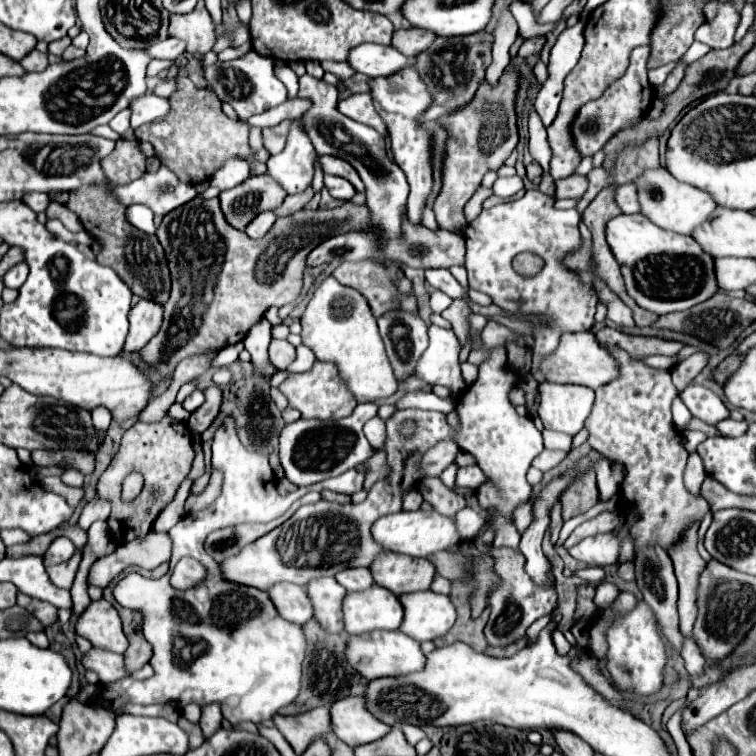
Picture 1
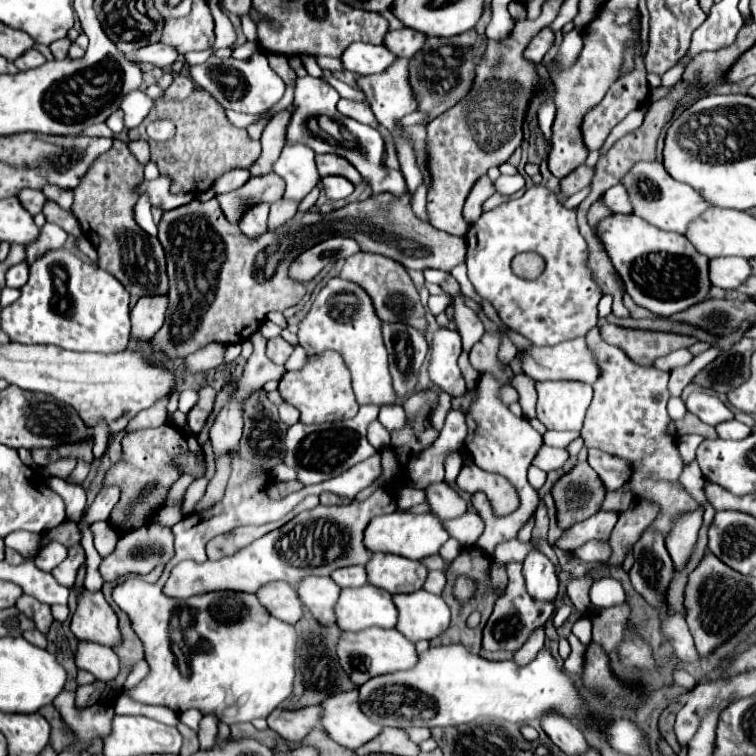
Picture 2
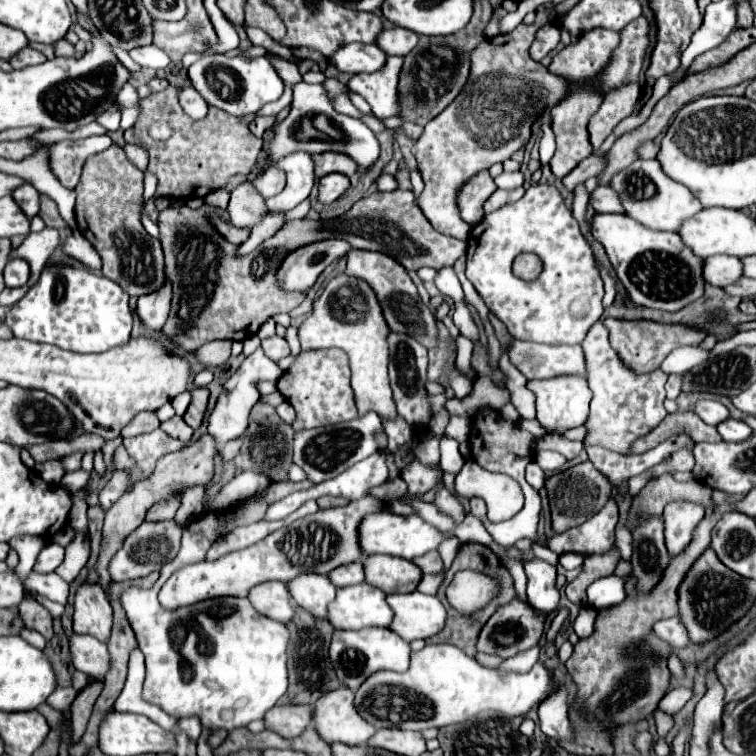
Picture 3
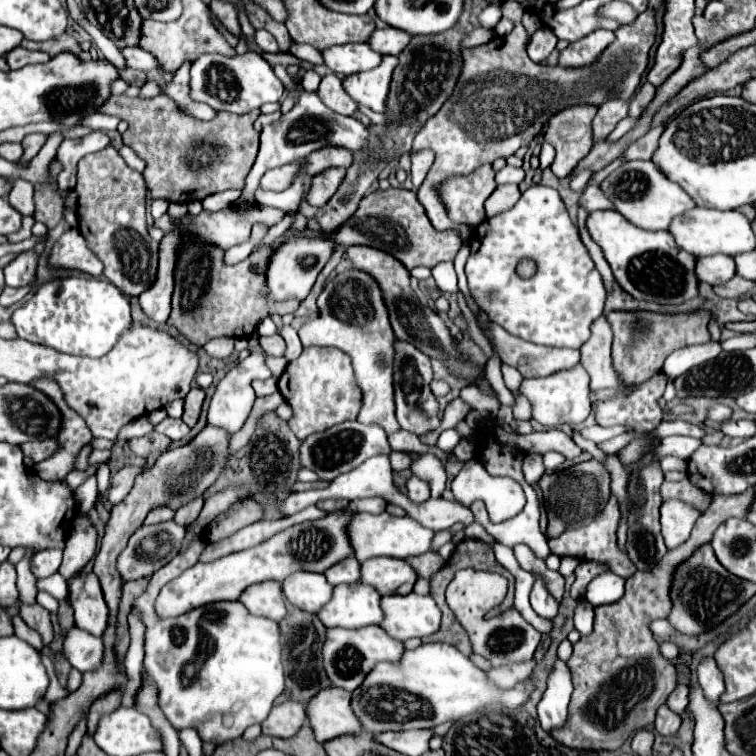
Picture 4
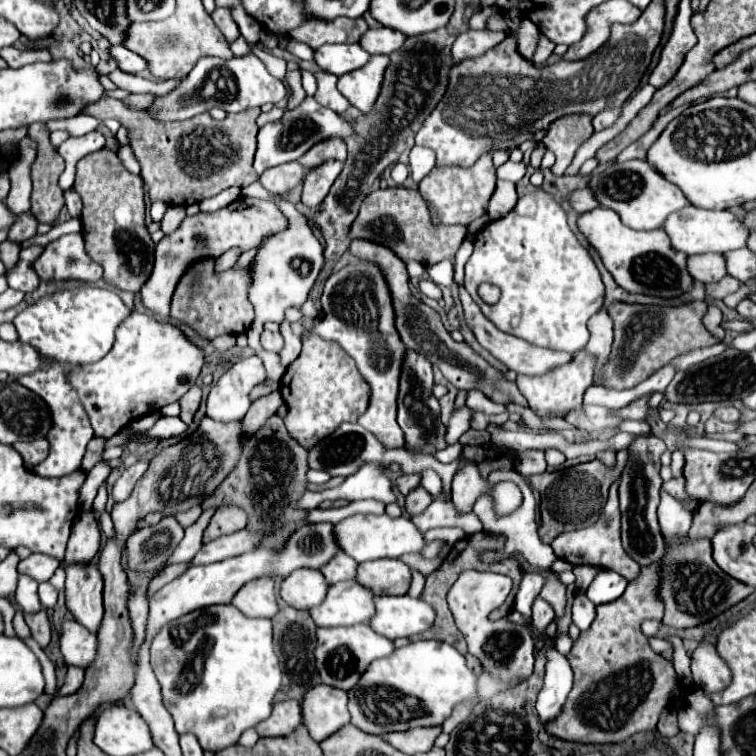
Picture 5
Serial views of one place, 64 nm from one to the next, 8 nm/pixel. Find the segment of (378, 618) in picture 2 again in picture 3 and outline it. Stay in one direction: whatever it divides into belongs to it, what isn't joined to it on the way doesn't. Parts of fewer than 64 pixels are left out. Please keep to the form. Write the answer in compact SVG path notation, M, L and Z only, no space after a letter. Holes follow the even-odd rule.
M366 582L338 588L326 614L326 620L338 630L360 630L364 626L386 628L390 618L392 610L386 606L386 594Z

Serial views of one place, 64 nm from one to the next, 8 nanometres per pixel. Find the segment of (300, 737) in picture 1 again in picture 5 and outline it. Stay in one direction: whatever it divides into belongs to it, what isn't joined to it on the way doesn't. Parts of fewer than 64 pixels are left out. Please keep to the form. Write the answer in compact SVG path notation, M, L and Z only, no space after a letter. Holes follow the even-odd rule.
M282 700L272 706L272 714L256 724L258 736L286 736L302 724L302 710L298 700Z

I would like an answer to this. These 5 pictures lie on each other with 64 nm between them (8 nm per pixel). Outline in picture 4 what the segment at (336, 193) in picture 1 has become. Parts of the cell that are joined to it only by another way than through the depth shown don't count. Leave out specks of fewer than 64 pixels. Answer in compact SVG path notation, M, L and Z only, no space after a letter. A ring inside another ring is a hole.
M326 168L324 172L316 174L310 182L310 188L304 196L304 200L310 206L324 206L330 200L330 194L338 190L338 182L342 182L346 170L344 168Z

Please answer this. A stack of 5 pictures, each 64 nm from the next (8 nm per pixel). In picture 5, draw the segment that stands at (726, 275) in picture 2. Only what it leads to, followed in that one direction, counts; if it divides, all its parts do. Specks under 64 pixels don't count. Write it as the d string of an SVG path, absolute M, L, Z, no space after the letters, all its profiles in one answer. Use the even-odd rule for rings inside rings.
M696 254L688 256L688 272L694 280L704 284L718 282L718 278L726 276L726 264L722 254Z

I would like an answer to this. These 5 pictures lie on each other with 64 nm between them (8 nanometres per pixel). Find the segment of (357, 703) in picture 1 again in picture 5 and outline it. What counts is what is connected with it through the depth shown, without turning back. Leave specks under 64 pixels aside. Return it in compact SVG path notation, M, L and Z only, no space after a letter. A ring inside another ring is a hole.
M316 684L306 690L302 704L300 704L302 706L302 722L316 742L322 742L324 738L328 738L330 734L334 734L336 730L340 730L344 724L350 722L346 704L348 704L348 694L344 690L338 690L338 688L326 686L326 684Z

